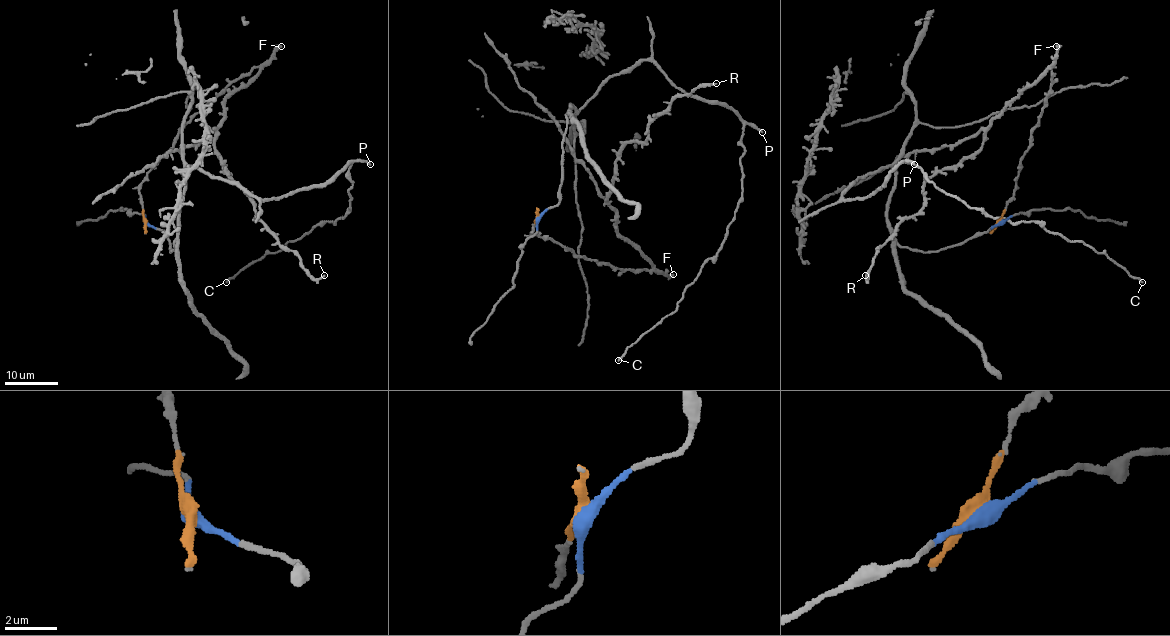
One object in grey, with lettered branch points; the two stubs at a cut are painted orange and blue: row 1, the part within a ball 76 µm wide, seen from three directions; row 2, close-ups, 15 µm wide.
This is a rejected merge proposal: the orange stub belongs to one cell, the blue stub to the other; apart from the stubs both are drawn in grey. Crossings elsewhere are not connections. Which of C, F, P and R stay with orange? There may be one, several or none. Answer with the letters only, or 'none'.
F, R

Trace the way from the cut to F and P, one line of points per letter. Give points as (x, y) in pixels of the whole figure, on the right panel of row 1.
F: (999, 222), (1014, 193), (1019, 161), (1030, 146), (1031, 133), (1038, 125), (1038, 117), (1051, 87), (1056, 46)
P: (999, 222), (921, 252), (901, 247), (887, 218), (892, 166), (842, 196), (863, 199), (914, 163)

